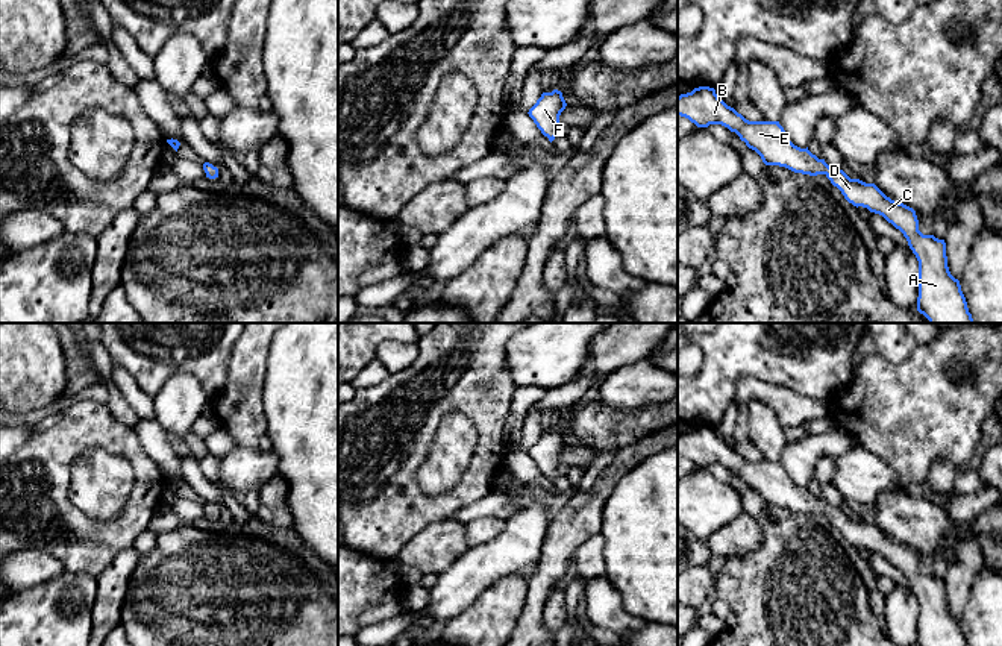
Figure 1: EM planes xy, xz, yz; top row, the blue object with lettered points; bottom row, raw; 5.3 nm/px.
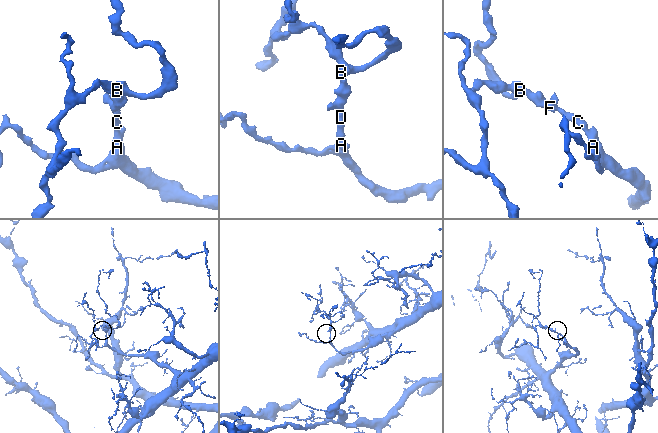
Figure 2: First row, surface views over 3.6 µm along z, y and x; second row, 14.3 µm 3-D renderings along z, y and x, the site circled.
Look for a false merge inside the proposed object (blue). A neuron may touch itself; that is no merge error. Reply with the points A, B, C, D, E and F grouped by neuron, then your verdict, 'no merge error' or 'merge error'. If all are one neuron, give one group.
A B C D E F | no merge error

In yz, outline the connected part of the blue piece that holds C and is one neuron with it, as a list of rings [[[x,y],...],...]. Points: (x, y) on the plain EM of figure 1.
[[[699,426],[678,437],[678,455],[697,467],[722,464],[755,490],[766,505],[785,506],[794,513],[825,514],[853,546],[882,555],[899,569],[919,601],[917,646],[967,646],[960,620],[947,607],[946,582],[919,570],[916,550],[887,537],[875,523],[850,519],[843,510],[829,506],[808,487],[794,485],[779,461],[749,461],[719,438],[714,428]]]

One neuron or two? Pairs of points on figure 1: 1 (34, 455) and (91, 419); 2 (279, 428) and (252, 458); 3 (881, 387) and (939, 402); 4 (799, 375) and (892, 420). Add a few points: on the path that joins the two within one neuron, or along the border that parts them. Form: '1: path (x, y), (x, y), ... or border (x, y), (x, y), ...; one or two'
1: path (47, 455), (78, 431); one
2: border (272, 449), (278, 457), (279, 473); two
3: path (895, 401), (925, 402); one
4: border (855, 361), (852, 376), (826, 399); two

